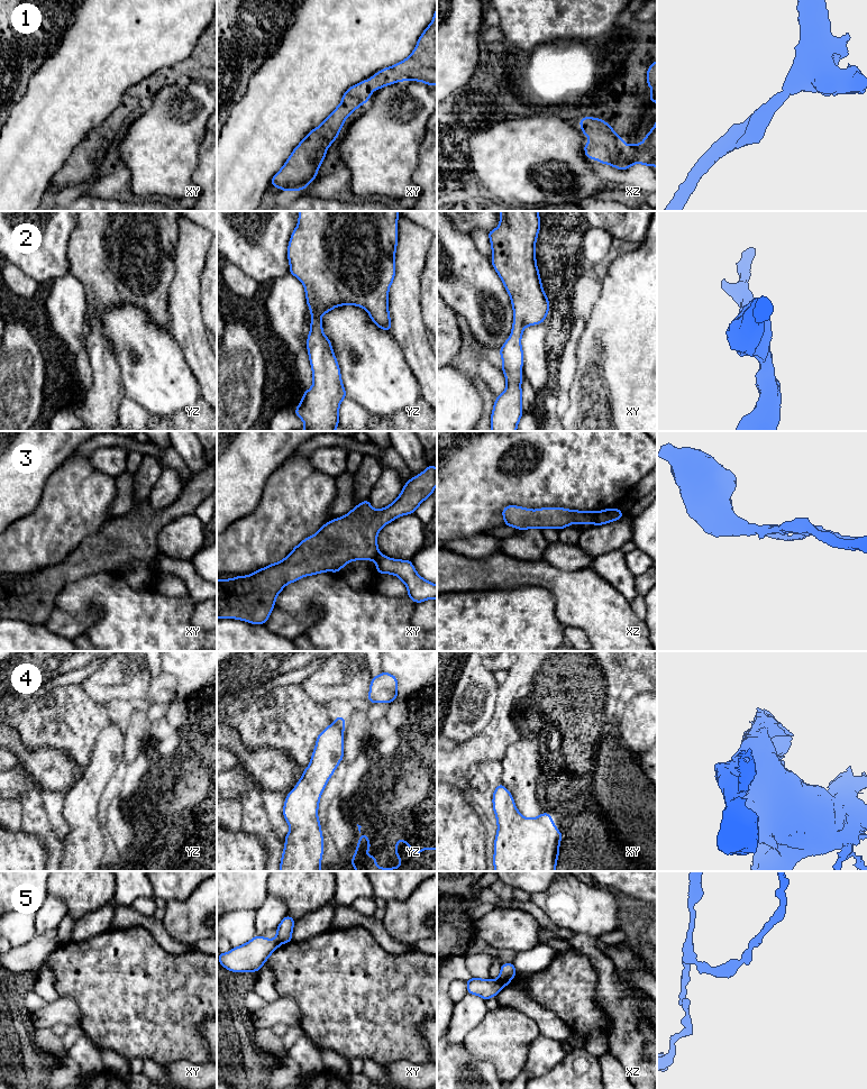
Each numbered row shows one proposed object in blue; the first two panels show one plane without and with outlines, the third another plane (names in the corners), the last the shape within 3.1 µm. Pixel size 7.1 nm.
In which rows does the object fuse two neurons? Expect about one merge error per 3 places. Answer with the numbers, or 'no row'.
3, 5

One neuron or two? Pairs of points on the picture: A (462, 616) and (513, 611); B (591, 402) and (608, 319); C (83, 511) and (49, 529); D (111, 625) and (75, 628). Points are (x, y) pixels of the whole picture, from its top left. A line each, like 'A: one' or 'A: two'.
A: one
B: one
C: one
D: two

